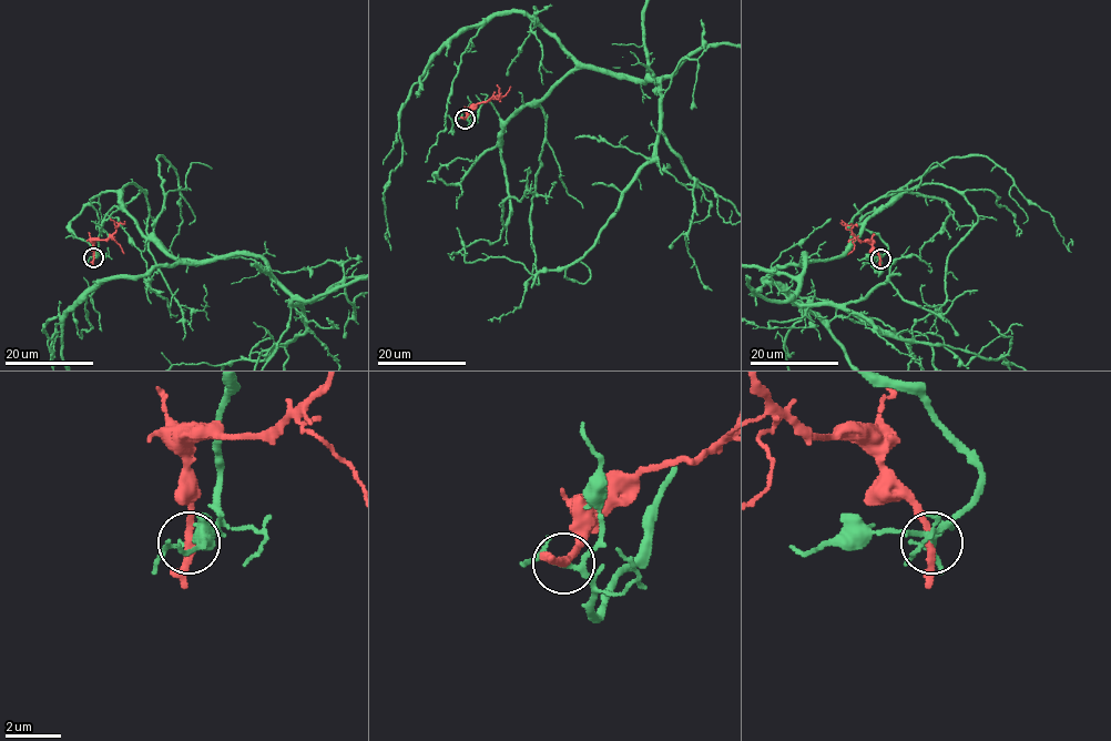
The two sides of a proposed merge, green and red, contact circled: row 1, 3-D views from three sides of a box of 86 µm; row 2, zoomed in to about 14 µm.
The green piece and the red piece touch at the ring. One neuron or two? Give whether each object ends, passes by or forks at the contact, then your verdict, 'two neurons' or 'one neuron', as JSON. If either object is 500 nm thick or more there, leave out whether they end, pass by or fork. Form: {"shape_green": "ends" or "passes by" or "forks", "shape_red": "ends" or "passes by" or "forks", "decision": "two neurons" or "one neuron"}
{"shape_green": "forks", "shape_red": "passes by", "decision": "two neurons"}

